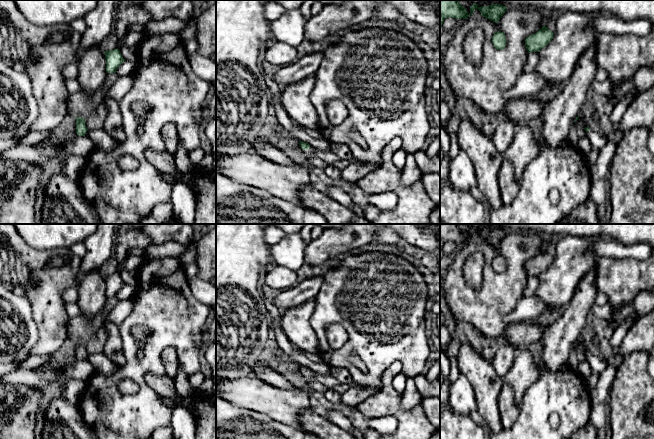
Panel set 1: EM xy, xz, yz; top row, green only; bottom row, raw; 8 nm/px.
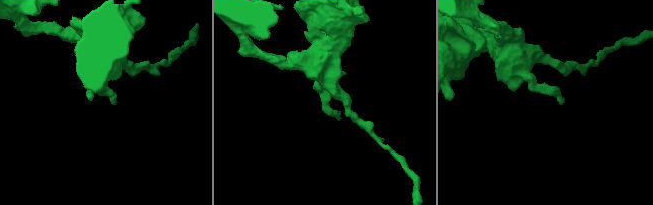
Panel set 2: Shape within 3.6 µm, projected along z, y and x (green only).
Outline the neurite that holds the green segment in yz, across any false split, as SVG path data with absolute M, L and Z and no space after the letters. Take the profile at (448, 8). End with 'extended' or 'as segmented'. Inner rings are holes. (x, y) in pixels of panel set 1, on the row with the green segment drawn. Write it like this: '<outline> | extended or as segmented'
M440 0L440 26L446 18L466 19L469 16L458 0Z | as segmented

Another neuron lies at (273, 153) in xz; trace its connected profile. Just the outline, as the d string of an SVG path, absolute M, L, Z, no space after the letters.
M256 139L252 143L252 149L254 149L259 155L263 156L264 158L269 159L273 162L277 162L281 165L287 165L291 167L297 165L291 158L284 154L281 148L264 144L259 139Z

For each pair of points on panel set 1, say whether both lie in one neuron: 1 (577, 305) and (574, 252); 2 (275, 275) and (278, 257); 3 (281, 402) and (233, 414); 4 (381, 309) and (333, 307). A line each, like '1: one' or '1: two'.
1: two
2: two
3: two
4: one

